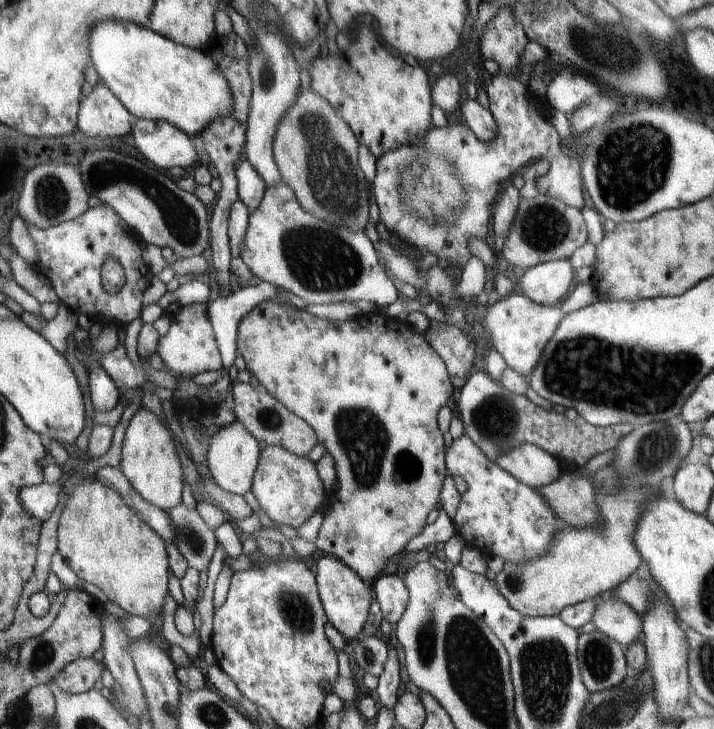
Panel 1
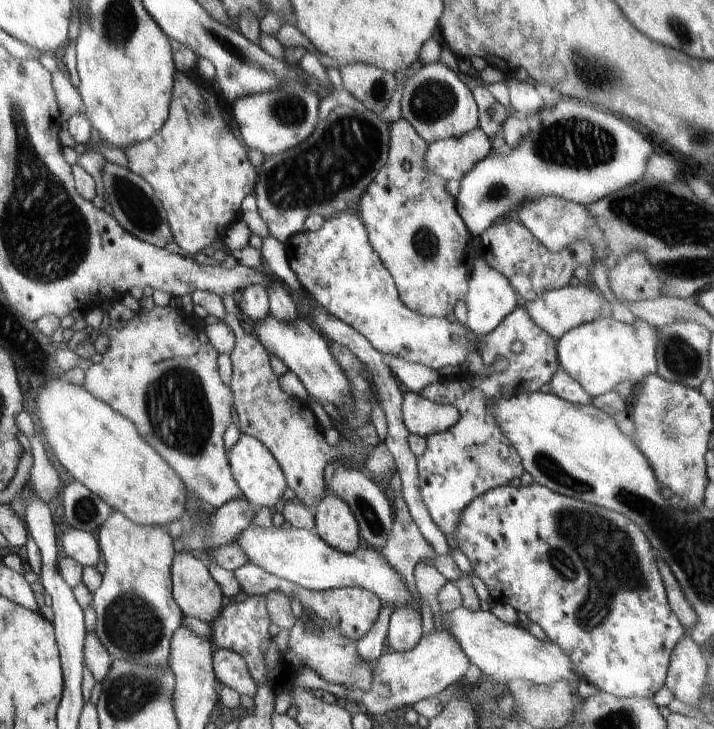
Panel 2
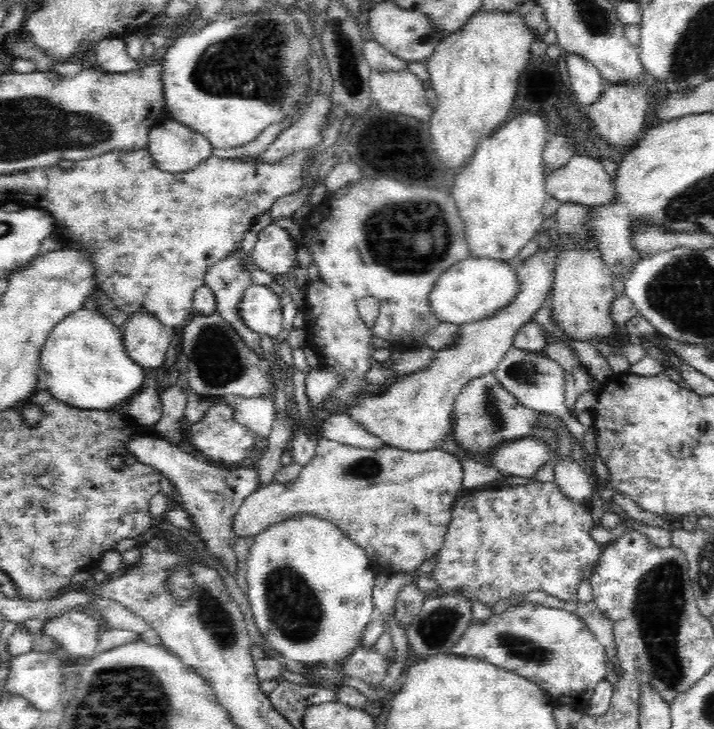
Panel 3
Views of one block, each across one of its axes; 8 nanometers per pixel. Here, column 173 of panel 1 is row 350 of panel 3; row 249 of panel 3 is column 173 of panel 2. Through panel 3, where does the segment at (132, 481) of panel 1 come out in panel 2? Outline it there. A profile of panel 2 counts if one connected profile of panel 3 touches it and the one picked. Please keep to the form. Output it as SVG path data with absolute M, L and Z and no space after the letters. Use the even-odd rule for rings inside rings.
M114 510L112 516L95 533L104 556L106 571L101 585L92 593L96 613L95 634L102 646L114 659L136 662L140 666L164 666L169 660L170 645L174 632L182 625L183 612L172 598L171 570L174 560L174 538L162 526L140 526Z

